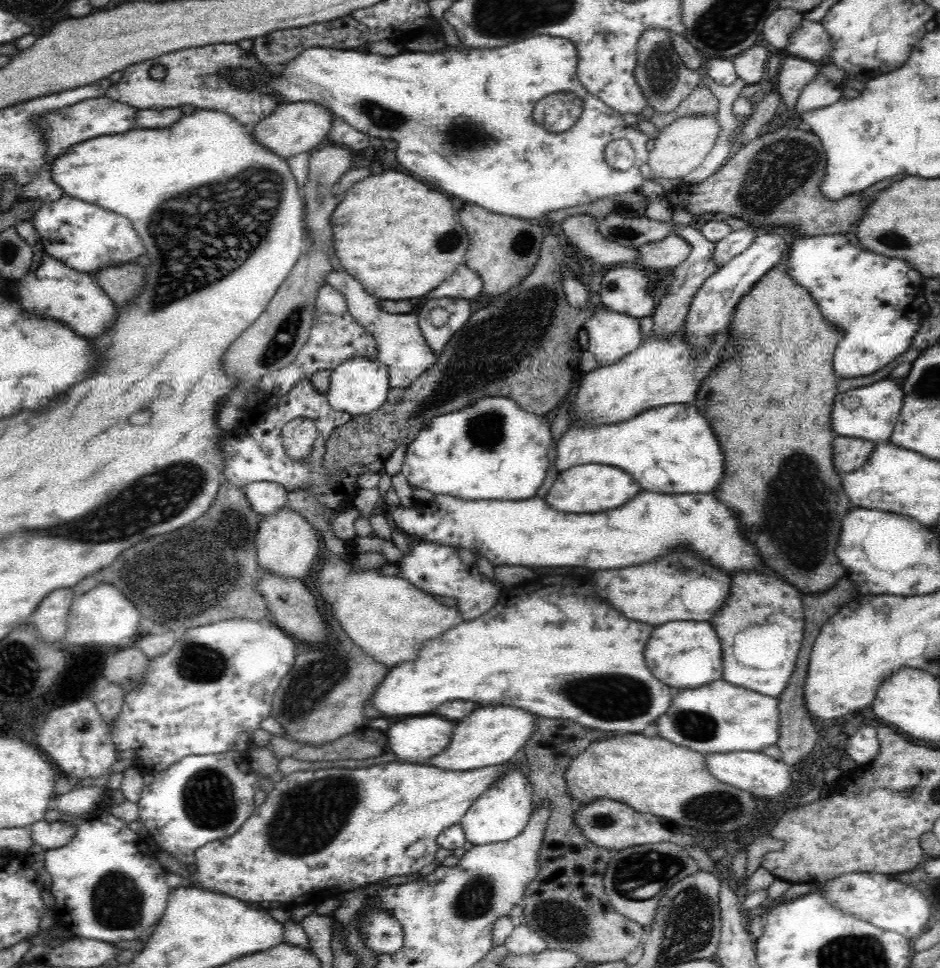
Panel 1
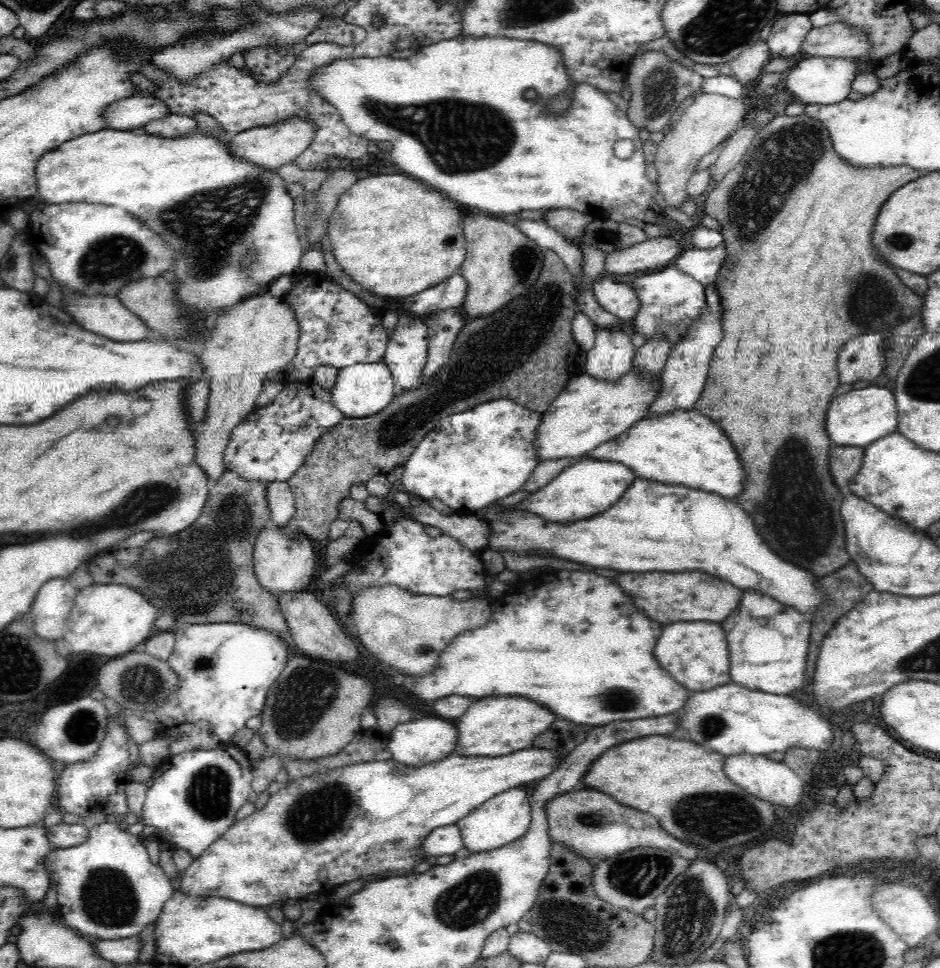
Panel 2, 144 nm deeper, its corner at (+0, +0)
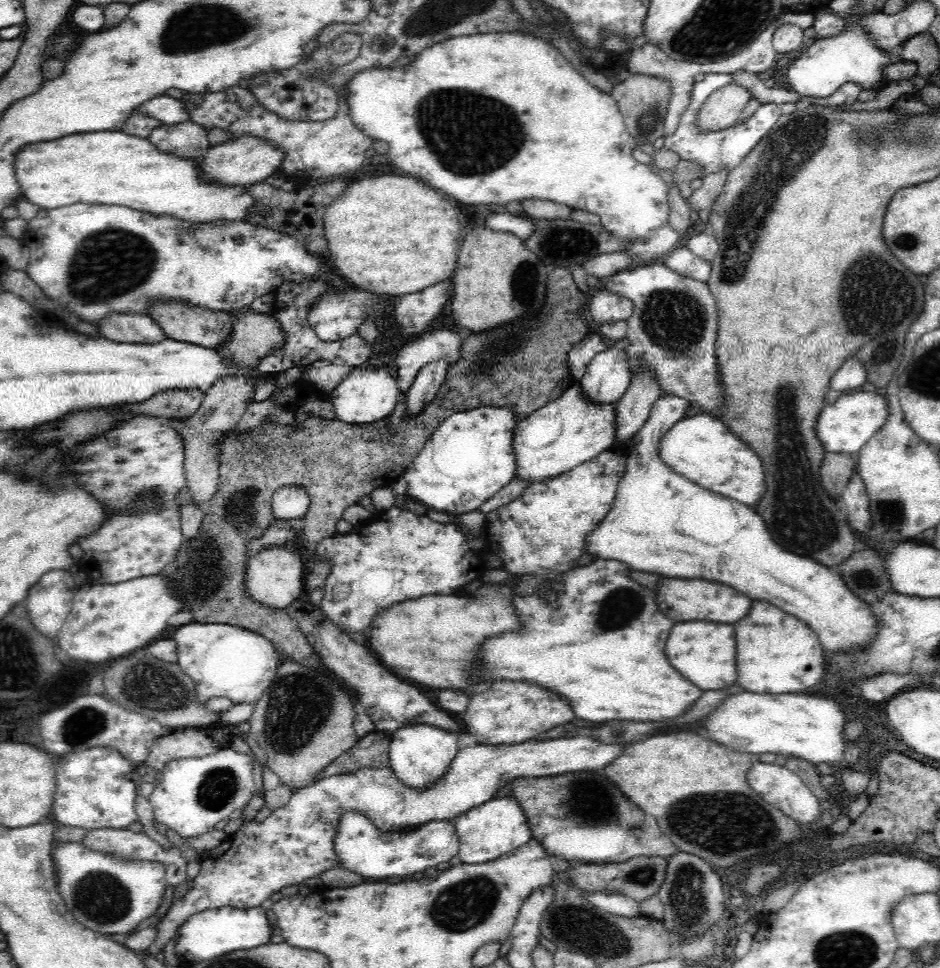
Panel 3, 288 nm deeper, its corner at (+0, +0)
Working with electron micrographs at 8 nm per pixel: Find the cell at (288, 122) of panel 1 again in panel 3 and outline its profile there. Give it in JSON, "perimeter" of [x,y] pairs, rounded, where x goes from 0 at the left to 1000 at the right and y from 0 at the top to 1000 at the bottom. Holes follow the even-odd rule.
{"perimeter":[[[262,138],[255,143],[247,143],[243,149],[226,151],[213,167],[213,180],[221,188],[234,190],[234,192],[260,192],[260,190],[270,192],[270,190],[283,188],[285,182],[294,180],[300,165],[302,165],[302,157],[296,155],[294,149],[285,145],[277,145],[268,138]]]}

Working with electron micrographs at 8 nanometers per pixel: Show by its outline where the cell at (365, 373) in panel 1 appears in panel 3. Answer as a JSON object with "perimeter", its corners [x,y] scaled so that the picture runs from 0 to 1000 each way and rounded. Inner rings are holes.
{"perimeter":[[[389,380],[389,382],[372,382],[370,388],[362,395],[362,399],[351,407],[351,419],[357,424],[357,434],[364,434],[368,438],[398,438],[402,434],[411,434],[419,424],[421,424],[421,417],[426,415],[423,413],[423,407],[428,407],[423,403],[423,397],[421,393],[409,382],[409,380]]]}

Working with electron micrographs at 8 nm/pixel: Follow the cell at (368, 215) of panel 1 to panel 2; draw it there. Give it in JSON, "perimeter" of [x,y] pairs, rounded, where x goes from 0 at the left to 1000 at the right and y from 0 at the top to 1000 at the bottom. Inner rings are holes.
{"perimeter":[[[404,180],[379,188],[368,200],[364,200],[360,215],[349,227],[349,244],[355,267],[377,291],[404,308],[430,310],[432,306],[443,306],[443,302],[481,285],[494,273],[496,246],[491,231],[487,211],[472,205],[462,194],[455,194],[455,190],[445,190],[428,180]]]}

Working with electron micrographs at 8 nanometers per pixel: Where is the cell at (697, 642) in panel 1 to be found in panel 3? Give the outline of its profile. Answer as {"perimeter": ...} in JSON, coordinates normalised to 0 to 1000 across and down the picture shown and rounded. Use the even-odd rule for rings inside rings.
{"perimeter":[[[728,643],[719,645],[715,649],[715,655],[709,663],[709,678],[711,684],[728,698],[732,705],[736,705],[745,713],[768,713],[779,707],[783,707],[783,690],[777,688],[783,680],[781,671],[781,659],[779,659],[779,647],[772,645],[753,645],[753,643]]]}

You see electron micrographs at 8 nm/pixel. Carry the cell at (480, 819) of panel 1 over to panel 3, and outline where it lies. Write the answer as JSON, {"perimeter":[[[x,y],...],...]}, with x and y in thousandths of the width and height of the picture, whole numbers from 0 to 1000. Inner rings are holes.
{"perimeter":[[[547,824],[519,826],[517,831],[494,839],[489,845],[485,845],[485,862],[489,866],[491,893],[519,893],[566,868],[566,855],[562,851],[562,845]]]}

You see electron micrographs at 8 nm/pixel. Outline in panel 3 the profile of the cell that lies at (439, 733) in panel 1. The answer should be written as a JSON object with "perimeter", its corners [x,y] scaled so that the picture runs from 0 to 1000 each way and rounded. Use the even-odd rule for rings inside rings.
{"perimeter":[[[460,748],[432,750],[432,752],[426,752],[419,758],[415,758],[415,762],[417,762],[415,795],[428,810],[434,810],[436,814],[443,814],[443,816],[460,814],[466,806],[470,806],[477,800],[485,779],[489,777],[487,758],[477,756],[472,752],[464,752]]]}

